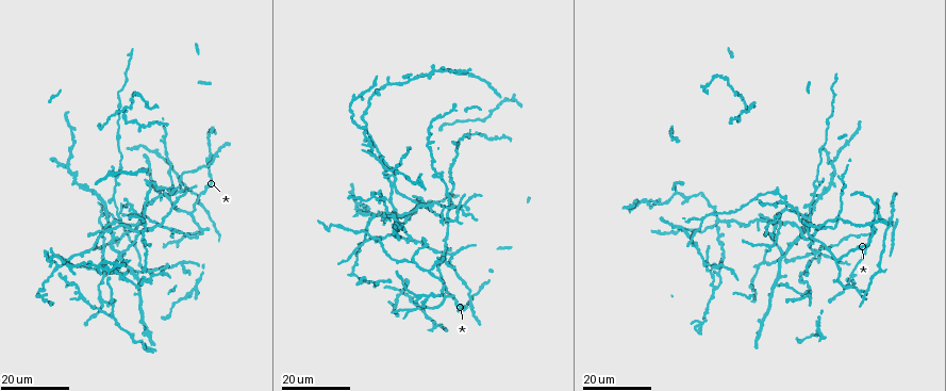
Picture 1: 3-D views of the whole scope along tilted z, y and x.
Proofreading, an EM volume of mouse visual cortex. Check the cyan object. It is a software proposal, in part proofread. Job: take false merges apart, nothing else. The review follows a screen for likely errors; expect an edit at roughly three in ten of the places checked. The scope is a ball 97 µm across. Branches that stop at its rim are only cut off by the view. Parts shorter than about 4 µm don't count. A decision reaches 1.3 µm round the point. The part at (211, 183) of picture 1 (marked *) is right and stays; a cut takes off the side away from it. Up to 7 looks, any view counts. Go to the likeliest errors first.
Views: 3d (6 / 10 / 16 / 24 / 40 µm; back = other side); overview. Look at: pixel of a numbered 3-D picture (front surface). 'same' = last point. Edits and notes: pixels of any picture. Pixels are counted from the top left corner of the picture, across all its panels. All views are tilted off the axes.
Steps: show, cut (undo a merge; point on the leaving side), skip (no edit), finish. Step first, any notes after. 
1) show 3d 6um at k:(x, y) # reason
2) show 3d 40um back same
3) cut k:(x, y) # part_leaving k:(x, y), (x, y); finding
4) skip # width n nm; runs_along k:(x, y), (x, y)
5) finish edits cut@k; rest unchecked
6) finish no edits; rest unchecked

show 3d 24um at 1:(468, 308) # four arms meet

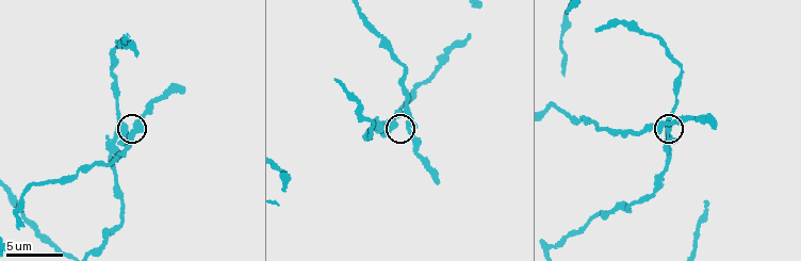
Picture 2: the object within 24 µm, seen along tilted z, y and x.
show 3d 6um at 2:(124, 126) # closer look

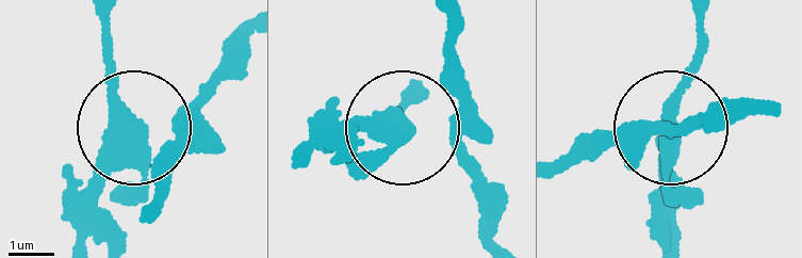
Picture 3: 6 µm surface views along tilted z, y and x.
skip # side_arm 56 um; runs_along 3:(85, 243), (85, 190), (132, 113), (105, 29); continuous, no second neuron

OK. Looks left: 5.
show 3d 16um at 1:(102, 244) # small branch off a trunk

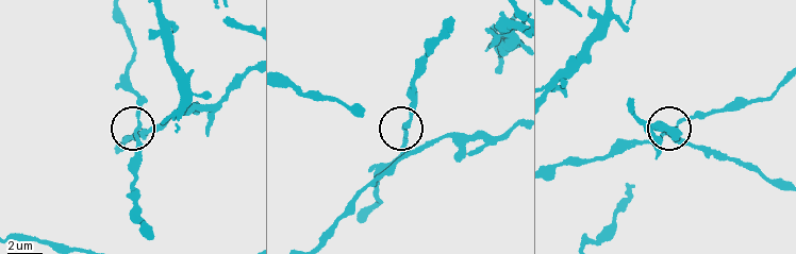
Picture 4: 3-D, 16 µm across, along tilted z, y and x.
show 3d 10um at 4:(407, 131)

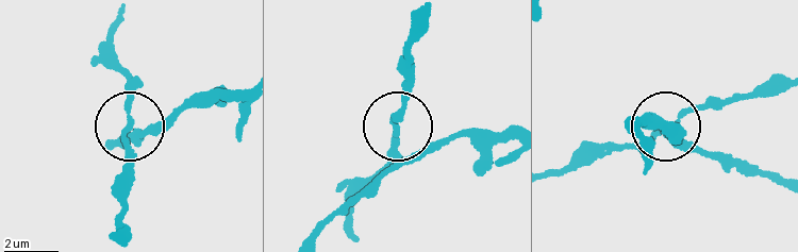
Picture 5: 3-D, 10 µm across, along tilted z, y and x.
skip # arms 3; runs_along 5:(513, 132), (462, 132), (418, 148), (399, 133), (393, 158); all the same neuron

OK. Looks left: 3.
show 3d 16um at 1:(118, 212)

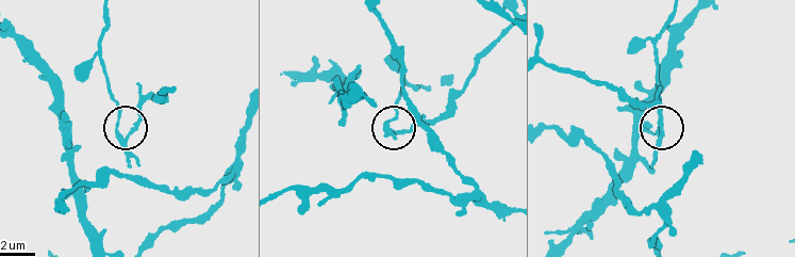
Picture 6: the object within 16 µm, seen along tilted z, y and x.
show 3d 6um at 6:(387, 122)

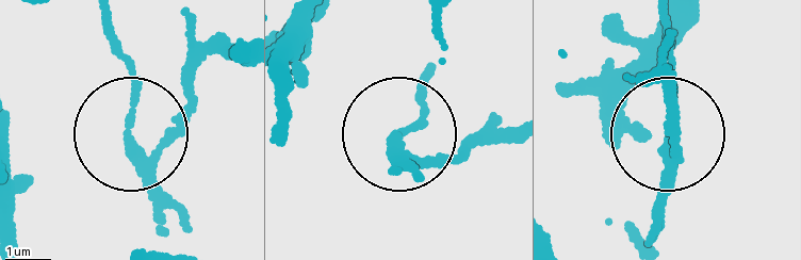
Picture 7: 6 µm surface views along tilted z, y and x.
cut 7:(132, 115) # arms 3; a second neuron is stuck on

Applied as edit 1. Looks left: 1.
finish edits cut@7; rest unchecked

